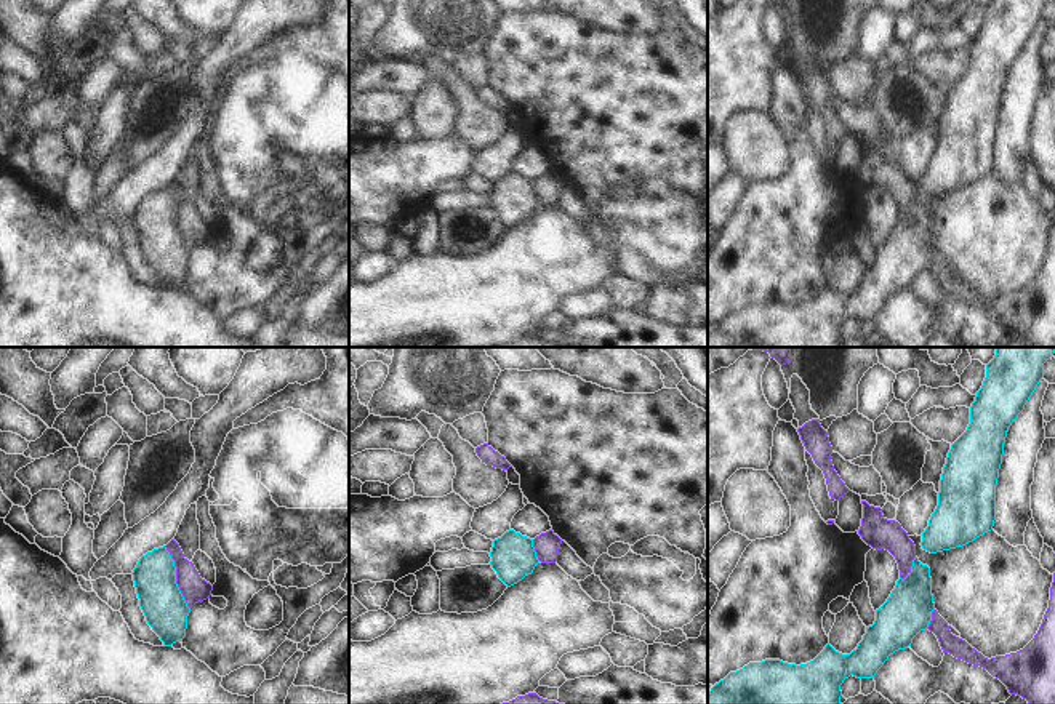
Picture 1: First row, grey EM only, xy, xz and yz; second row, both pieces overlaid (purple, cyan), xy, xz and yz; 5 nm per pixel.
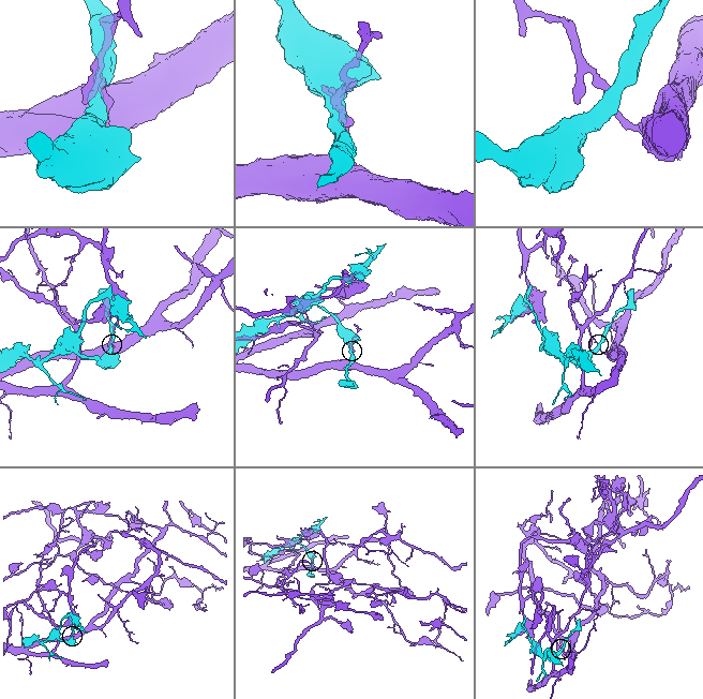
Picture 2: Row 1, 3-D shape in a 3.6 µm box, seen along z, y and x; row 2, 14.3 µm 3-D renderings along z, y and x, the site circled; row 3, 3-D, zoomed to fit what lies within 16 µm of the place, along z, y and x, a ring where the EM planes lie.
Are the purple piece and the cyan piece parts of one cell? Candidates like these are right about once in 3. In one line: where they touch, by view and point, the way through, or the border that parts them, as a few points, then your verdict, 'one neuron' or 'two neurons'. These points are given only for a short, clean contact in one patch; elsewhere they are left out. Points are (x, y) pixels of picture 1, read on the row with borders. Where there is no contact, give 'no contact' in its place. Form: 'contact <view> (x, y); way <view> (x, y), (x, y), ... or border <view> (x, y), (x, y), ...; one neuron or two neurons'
contact xy (176, 578); two neurons

